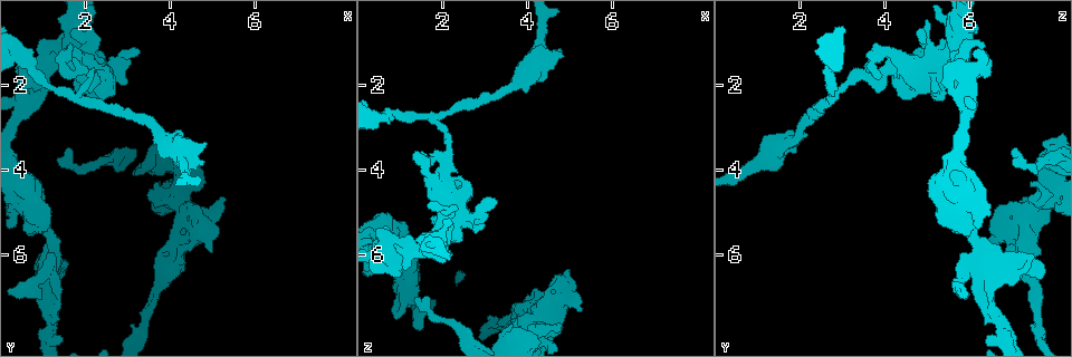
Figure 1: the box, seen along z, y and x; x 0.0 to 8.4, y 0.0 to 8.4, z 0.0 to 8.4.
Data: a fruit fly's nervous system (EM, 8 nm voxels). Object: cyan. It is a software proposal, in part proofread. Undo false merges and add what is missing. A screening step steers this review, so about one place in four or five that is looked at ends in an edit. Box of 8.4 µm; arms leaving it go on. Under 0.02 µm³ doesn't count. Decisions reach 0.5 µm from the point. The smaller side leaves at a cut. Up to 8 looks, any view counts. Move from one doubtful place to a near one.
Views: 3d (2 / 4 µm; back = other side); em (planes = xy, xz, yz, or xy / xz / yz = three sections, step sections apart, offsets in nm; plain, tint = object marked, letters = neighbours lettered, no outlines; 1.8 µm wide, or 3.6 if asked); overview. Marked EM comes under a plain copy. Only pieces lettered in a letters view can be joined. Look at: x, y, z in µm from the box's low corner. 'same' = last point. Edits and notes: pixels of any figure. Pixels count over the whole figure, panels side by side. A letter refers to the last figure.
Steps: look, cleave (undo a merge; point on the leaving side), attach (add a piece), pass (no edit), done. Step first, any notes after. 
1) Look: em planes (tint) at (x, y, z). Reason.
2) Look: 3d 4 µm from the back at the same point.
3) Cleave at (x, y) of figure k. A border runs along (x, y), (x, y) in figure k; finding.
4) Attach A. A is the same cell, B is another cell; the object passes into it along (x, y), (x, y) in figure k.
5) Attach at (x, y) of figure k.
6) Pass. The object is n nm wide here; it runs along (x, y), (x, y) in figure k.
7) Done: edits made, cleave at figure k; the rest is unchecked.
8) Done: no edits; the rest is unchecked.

Look: em planes (letters) at (0.65, 6.75, 5.85). Abrupt turn.

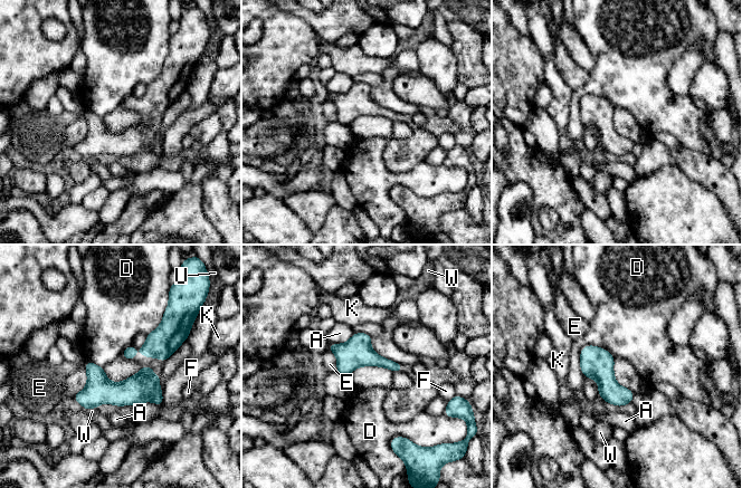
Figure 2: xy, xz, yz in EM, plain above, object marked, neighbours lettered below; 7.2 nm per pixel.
Pass. The object is 150 nm wide here; the longest contact is with D, 280 nm; A, D, E, F, K, U and W are other cells; continuous, no second neuron.

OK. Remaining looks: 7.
Look: 3d 2 µm at (0.85, 6.10, 7.50). Stops while still wide.

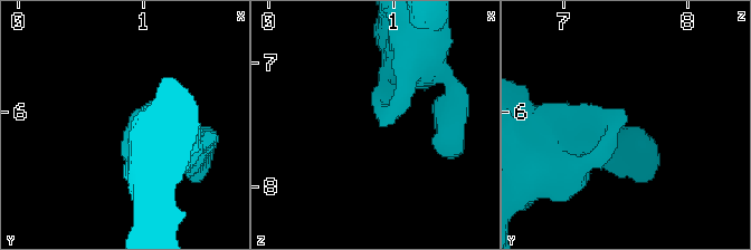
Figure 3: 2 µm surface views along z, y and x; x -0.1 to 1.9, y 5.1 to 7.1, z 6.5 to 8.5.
Look: em planes (letters) at (0.90, 6.02, 7.50).

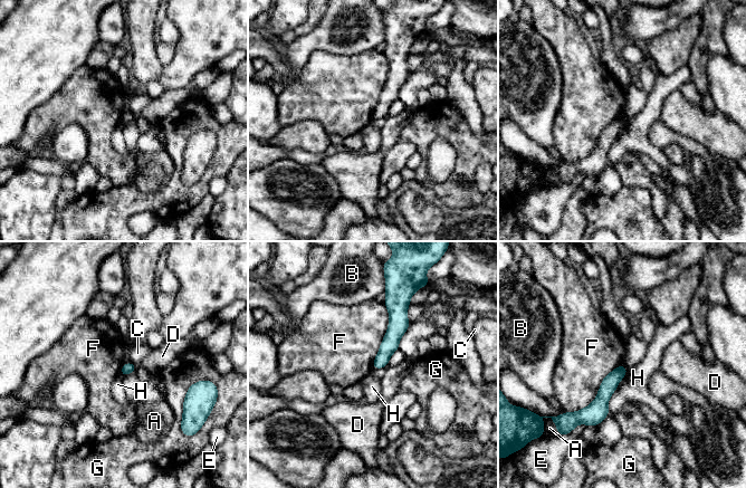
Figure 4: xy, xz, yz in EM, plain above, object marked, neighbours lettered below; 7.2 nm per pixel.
Pass. A, B, C, D, E, F, G and H are other cells; a border runs along (623, 363), (587, 405), (565, 412) in figure 4; none of them fits.

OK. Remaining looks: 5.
Look: em planes (letters) at (1.65, 3.45, 7.05). An open end.

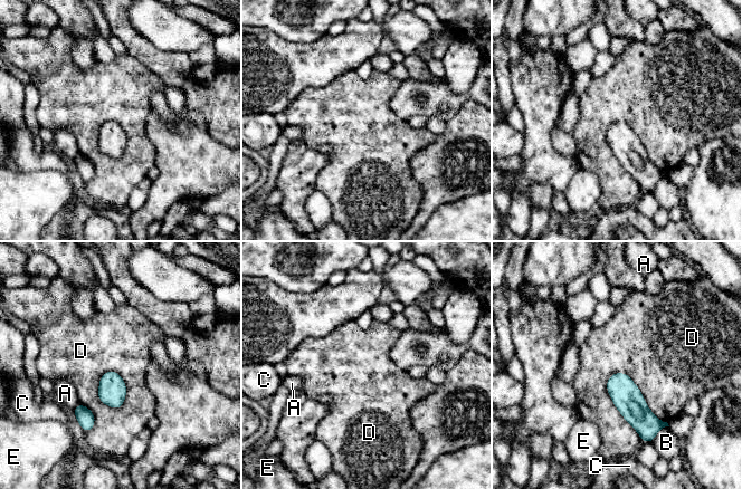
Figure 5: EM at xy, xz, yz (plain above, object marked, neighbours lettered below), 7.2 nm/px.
Pass. A, B, C, D and E are other cells; a border runs along (607, 379), (625, 373), (667, 423) in figure 5; none of them fits.

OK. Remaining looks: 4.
Done: no edits; the rest is unchecked.

